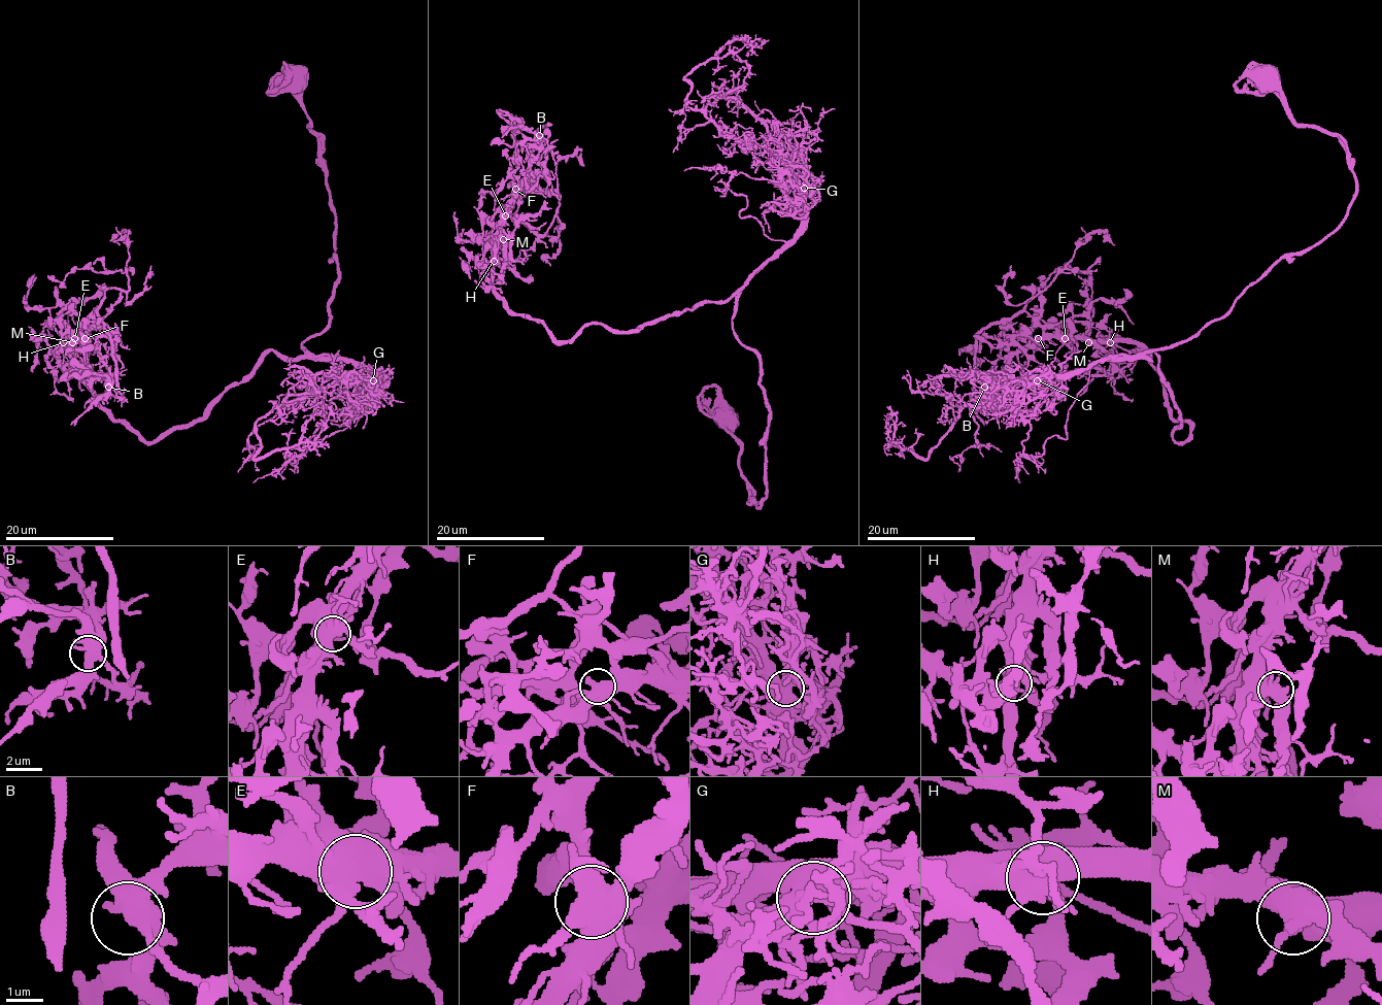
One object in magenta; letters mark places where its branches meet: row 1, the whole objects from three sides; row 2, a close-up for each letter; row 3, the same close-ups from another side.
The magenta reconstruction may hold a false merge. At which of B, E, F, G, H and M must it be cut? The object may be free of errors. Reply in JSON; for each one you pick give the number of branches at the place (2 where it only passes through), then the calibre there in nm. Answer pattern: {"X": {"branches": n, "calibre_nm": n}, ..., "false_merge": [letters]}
{"E": {"branches": 4, "calibre_nm": 600}, "false_merge": ["E"]}

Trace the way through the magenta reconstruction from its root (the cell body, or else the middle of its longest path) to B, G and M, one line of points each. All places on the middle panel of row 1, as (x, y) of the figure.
B: (725, 417), (759, 506), (768, 402), (733, 296), (557, 340), (495, 290), (498, 223), (539, 135)
G: (725, 417), (759, 506), (768, 402), (760, 359), (732, 317), (740, 290), (800, 227), (804, 188)
M: (725, 417), (759, 506), (768, 402), (760, 359), (735, 333), (733, 296), (557, 340), (495, 290), (503, 239)

